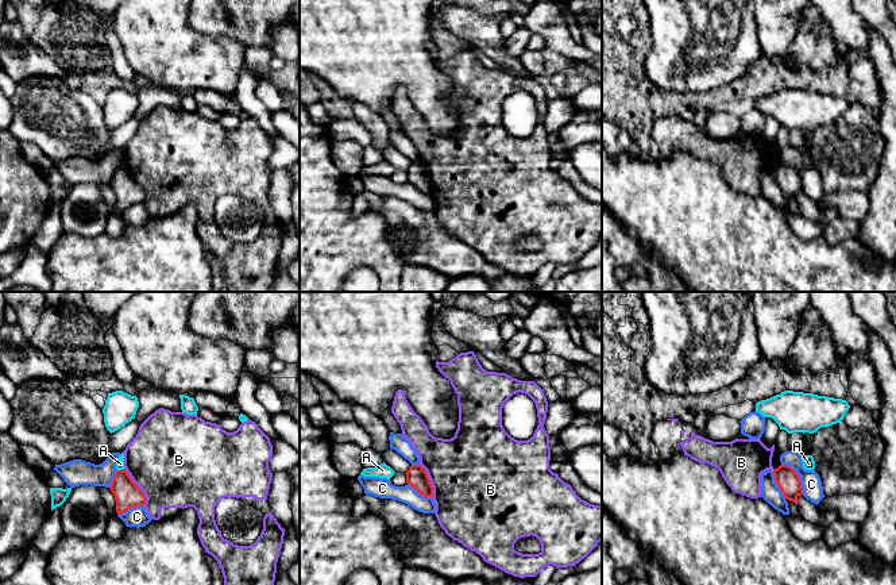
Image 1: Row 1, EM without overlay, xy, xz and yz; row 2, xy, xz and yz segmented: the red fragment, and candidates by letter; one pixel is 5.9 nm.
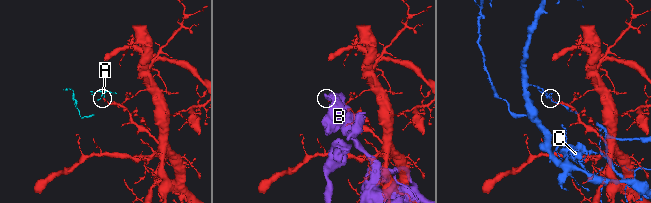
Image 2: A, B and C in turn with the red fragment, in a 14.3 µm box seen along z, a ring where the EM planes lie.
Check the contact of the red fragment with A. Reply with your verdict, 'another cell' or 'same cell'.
another cell

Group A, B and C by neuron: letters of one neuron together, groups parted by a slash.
A C / B

